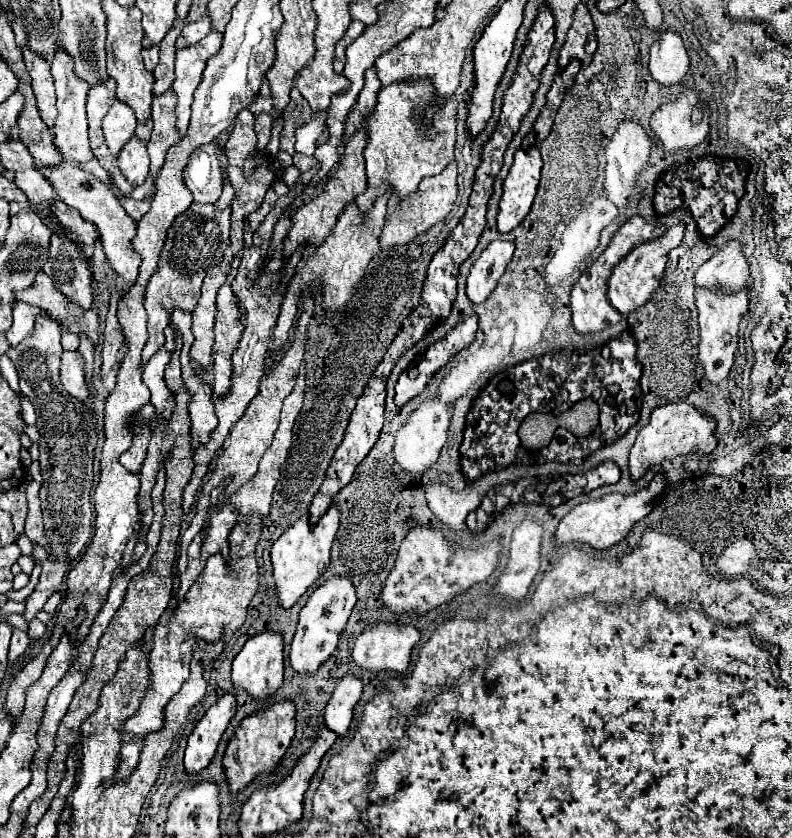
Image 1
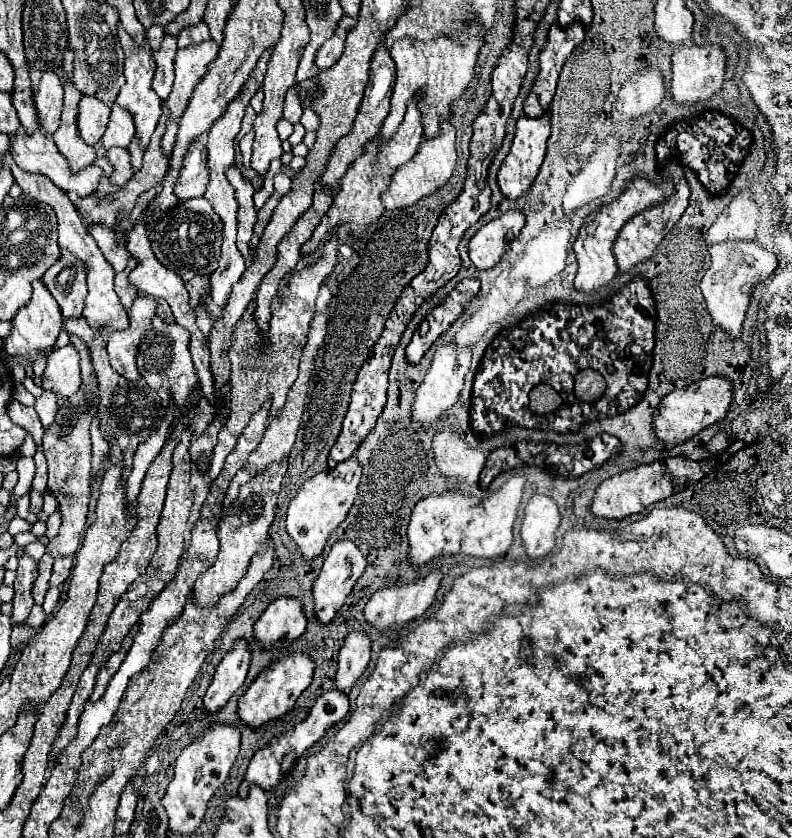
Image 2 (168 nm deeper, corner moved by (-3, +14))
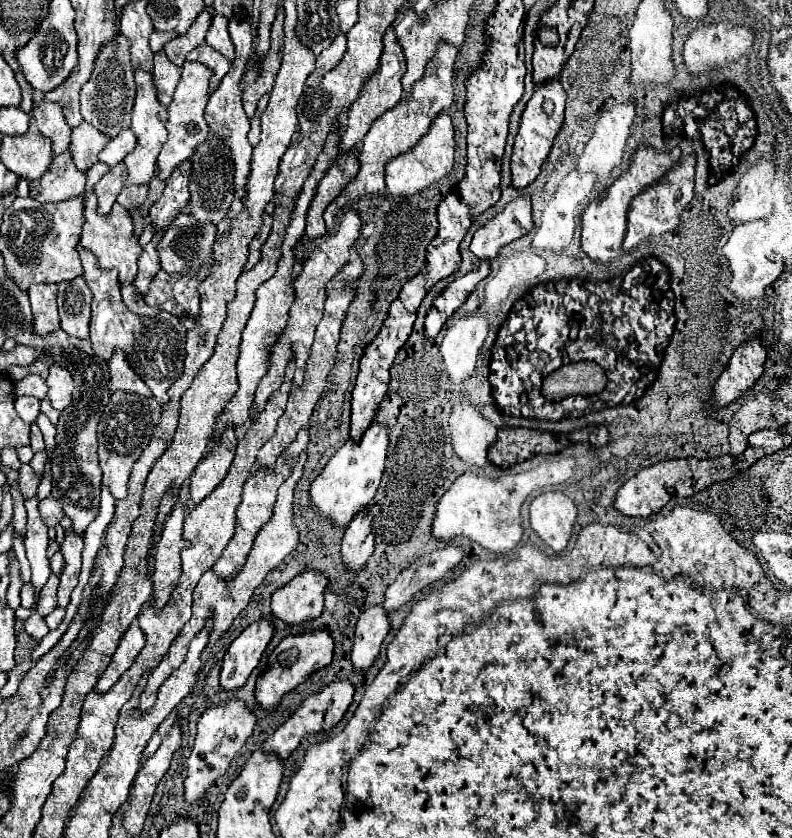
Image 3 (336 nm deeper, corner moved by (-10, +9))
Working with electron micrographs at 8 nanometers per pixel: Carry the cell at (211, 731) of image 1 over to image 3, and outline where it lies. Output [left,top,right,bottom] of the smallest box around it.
[221,619,275,691]

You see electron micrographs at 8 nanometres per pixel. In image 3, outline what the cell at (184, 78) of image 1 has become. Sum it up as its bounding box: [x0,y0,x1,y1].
[157,63,211,181]

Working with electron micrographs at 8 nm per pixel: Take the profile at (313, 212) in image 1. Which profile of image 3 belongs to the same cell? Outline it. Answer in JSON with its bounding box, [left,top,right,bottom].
[341,25,405,153]

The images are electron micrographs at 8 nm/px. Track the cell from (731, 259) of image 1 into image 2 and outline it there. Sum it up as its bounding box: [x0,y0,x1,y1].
[706,192,758,244]

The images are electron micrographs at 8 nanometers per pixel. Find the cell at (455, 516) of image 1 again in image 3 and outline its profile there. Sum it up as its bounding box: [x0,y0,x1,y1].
[449,399,497,467]

